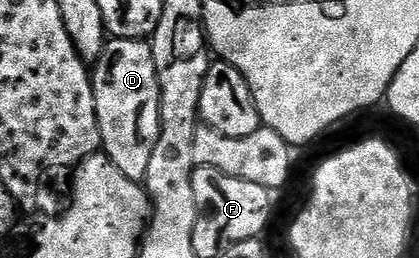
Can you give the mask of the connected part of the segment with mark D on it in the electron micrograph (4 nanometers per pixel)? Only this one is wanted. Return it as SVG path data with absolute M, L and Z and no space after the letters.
M123 37L107 40L104 51L93 62L90 82L96 99L96 119L100 123L101 152L112 163L116 163L116 167L120 167L128 179L145 182L156 139L160 139L160 83L156 79L156 63L152 59L149 40Z

